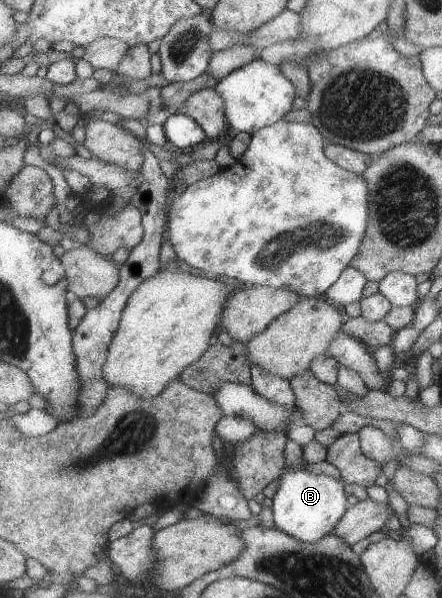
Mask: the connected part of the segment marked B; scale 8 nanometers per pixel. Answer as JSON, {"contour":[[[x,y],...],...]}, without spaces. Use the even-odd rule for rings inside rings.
{"contour":[[[289,440],[286,447],[286,459],[289,470],[281,475],[280,486],[273,497],[272,513],[275,527],[285,531],[287,535],[304,541],[305,543],[317,543],[326,535],[331,535],[343,515],[347,513],[349,504],[345,493],[346,482],[335,479],[329,475],[315,475],[311,471],[299,469],[303,459],[305,448],[299,443]]]}

